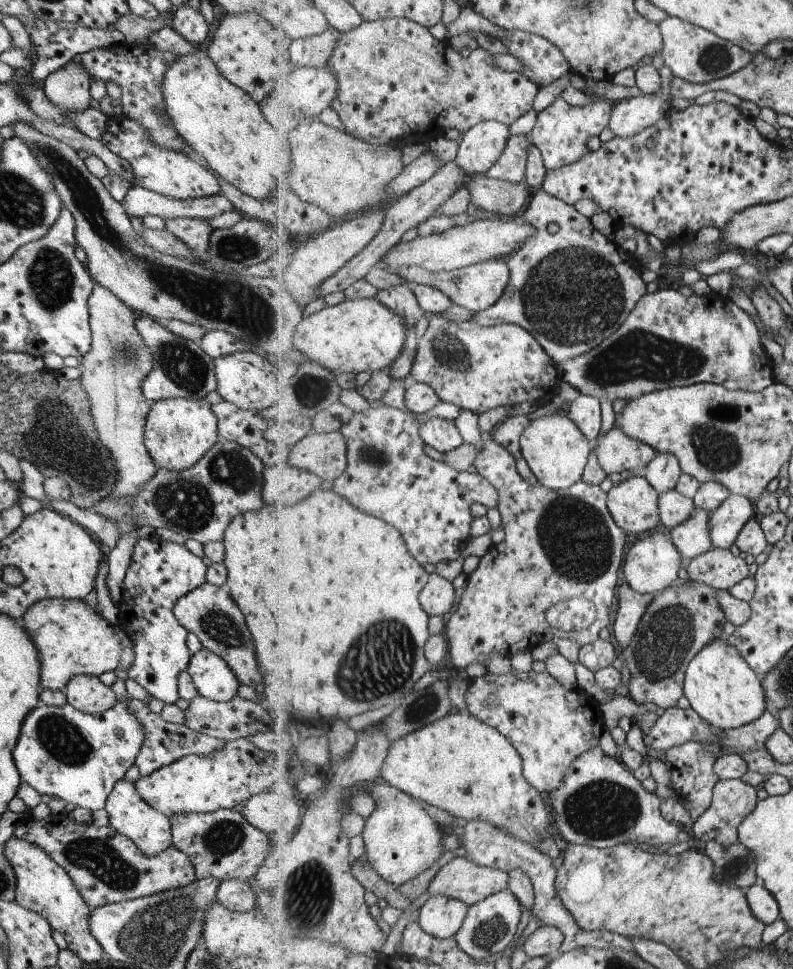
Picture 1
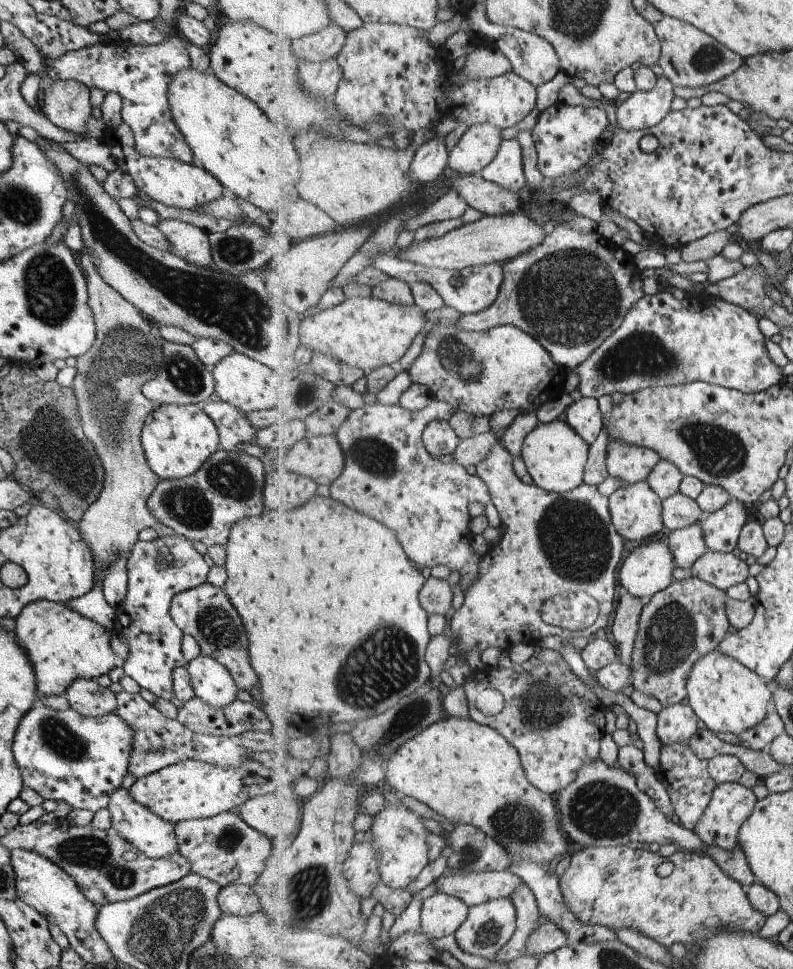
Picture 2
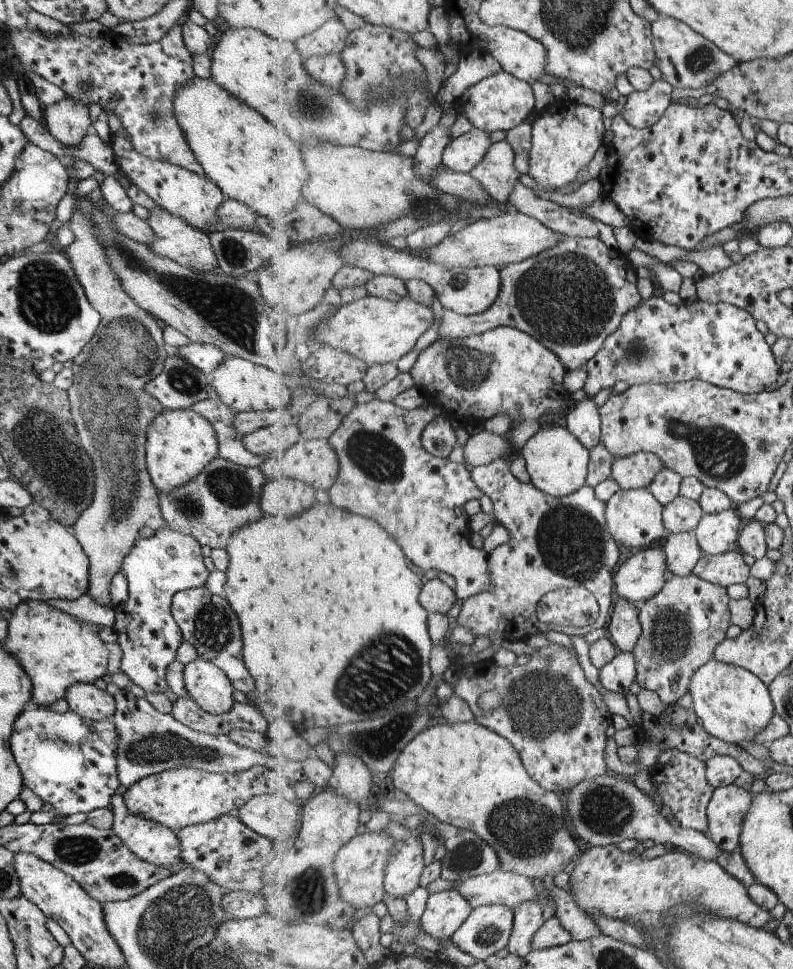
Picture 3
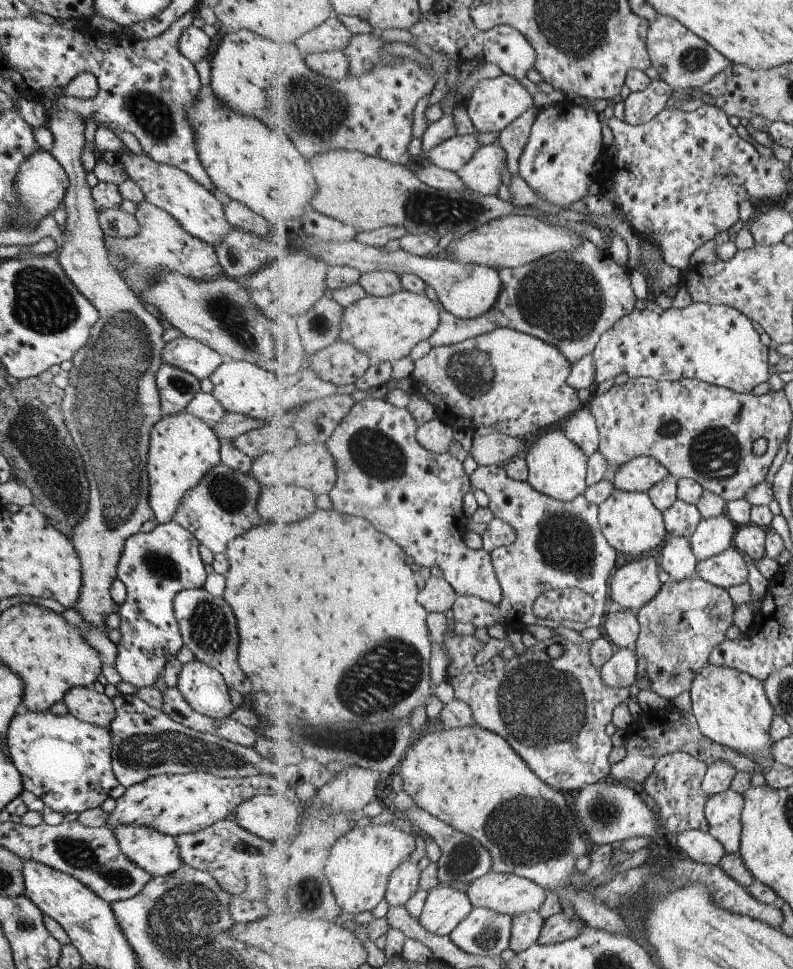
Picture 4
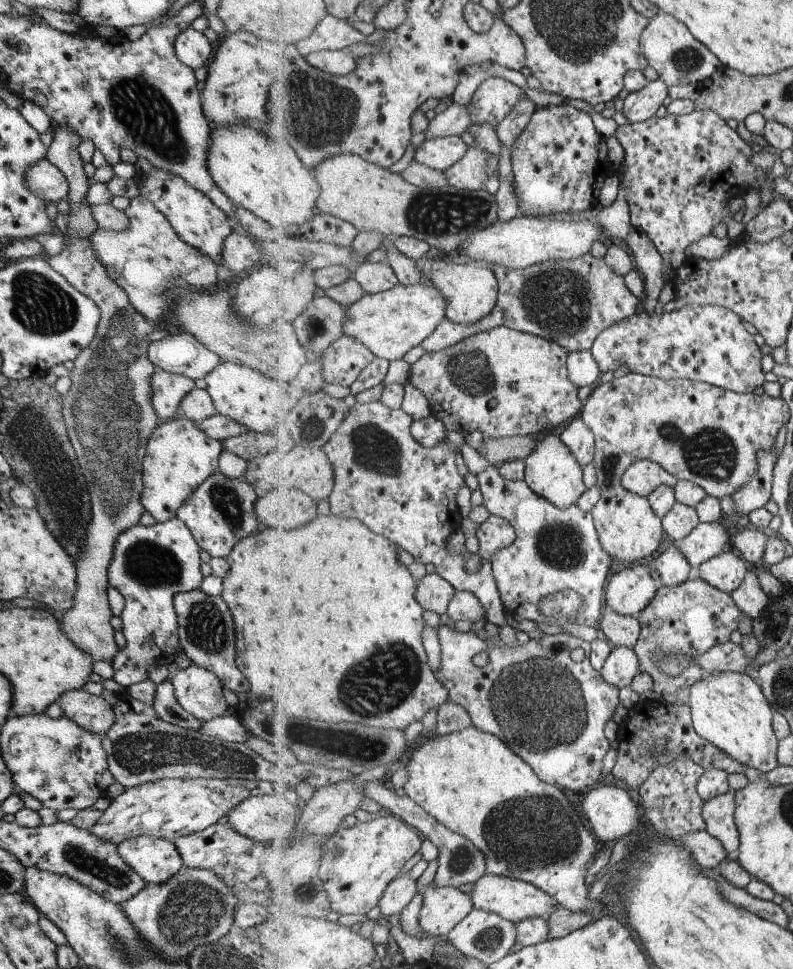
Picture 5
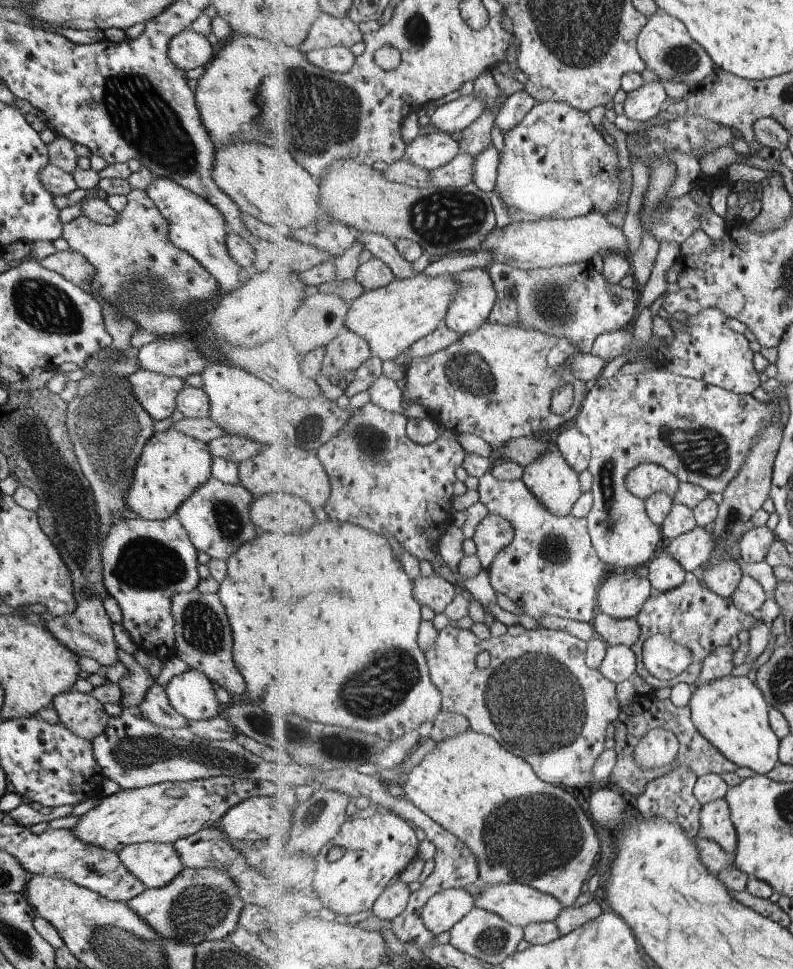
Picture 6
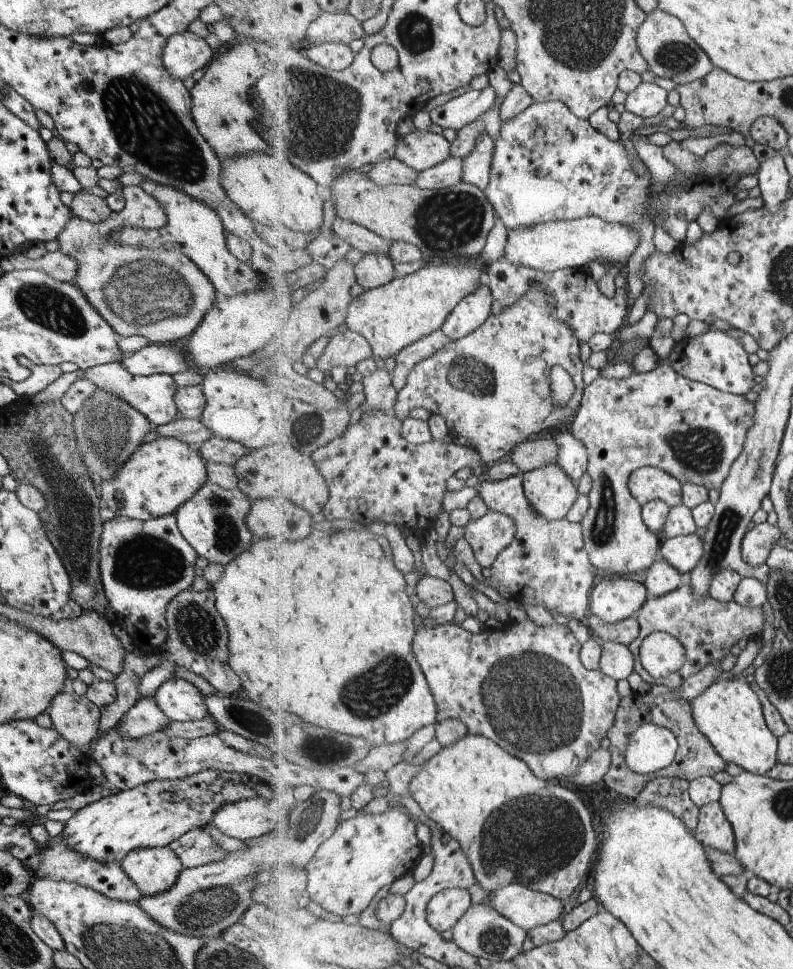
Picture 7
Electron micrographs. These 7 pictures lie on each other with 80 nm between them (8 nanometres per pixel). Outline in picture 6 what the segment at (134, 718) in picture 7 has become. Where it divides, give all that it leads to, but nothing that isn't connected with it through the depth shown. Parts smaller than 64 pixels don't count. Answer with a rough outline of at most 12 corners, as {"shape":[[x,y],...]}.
{"shape":[[153,683],[140,708],[142,717],[168,729],[189,721],[169,704],[164,685]]}

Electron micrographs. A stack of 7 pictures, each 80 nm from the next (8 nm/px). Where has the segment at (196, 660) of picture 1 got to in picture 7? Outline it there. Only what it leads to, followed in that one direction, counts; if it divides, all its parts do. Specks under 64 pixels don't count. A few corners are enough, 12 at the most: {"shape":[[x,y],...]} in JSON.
{"shape":[[182,678],[153,696],[171,721],[209,716],[204,696]]}

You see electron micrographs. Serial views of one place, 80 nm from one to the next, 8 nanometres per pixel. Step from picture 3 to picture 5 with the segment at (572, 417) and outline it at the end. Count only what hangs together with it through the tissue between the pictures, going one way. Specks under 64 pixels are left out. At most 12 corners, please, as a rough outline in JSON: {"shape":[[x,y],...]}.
{"shape":[[580,415],[560,436],[583,468],[594,462],[596,436]]}

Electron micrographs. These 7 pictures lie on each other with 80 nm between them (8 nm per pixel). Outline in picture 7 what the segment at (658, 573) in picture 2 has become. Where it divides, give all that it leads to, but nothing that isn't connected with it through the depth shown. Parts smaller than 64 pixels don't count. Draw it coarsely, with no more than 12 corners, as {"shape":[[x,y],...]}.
{"shape":[[605,575],[590,614],[615,624],[638,614],[645,582]]}

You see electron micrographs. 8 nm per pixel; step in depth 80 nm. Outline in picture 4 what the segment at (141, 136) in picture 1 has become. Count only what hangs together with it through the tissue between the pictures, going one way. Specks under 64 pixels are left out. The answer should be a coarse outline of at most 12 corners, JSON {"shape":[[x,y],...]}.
{"shape":[[127,147],[116,161],[188,235],[215,246],[231,230],[222,199]]}

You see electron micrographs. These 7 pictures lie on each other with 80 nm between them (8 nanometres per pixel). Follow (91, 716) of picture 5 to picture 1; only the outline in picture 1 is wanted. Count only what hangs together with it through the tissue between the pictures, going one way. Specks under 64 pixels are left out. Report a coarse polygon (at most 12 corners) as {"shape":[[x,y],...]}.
{"shape":[[95,676],[69,678],[69,706],[99,715],[116,704]]}

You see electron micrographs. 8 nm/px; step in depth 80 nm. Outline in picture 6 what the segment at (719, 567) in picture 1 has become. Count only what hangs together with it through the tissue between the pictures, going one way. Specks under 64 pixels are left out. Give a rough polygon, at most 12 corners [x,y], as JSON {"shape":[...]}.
{"shape":[[733,559],[699,571],[709,588],[726,599],[745,573]]}

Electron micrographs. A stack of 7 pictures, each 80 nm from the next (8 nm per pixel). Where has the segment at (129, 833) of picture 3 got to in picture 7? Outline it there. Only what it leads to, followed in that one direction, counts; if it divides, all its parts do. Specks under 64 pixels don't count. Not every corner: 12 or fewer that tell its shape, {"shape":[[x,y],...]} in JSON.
{"shape":[[168,845],[129,851],[119,865],[147,896],[183,870]]}

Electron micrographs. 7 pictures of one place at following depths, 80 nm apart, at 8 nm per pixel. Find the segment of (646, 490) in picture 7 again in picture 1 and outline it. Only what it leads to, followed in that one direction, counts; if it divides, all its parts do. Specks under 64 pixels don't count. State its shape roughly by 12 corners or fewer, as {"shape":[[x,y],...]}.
{"shape":[[619,426],[593,445],[608,475],[643,476],[659,454]]}

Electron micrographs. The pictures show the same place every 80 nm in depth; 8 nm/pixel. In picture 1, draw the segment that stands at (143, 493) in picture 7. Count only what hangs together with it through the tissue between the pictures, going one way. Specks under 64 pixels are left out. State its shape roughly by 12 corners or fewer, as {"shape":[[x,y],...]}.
{"shape":[[204,399],[151,402],[142,442],[183,472],[218,440]]}

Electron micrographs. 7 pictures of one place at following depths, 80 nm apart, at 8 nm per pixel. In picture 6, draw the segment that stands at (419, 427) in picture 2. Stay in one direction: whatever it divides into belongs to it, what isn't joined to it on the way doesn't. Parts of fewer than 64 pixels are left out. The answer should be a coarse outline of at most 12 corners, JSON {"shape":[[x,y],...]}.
{"shape":[[373,402],[318,451],[333,520],[392,534],[493,616],[489,569],[455,574],[456,432],[420,445]]}

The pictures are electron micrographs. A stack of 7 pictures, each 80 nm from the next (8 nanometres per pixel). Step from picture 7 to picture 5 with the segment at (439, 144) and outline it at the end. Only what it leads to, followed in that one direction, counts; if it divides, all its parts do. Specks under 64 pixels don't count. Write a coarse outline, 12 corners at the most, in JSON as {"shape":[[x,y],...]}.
{"shape":[[460,135],[427,139],[414,160],[445,172],[470,148]]}

